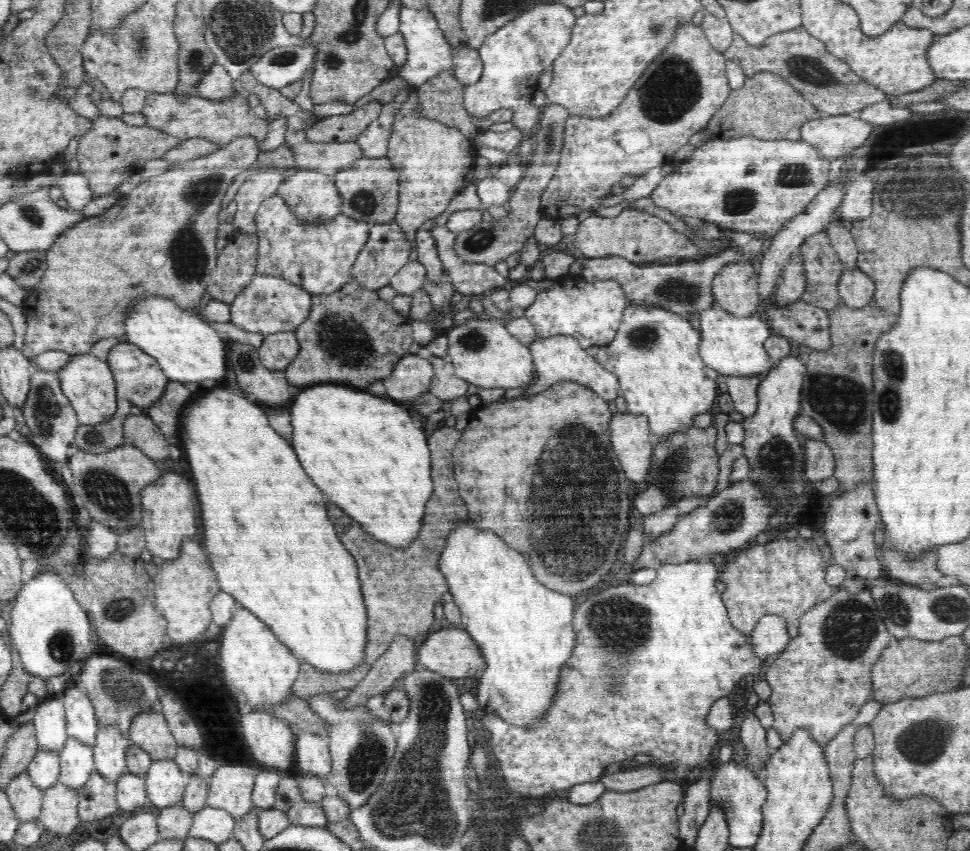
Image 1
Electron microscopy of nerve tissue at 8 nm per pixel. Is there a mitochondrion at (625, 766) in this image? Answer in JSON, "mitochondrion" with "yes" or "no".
{"mitochondrion":"no"}

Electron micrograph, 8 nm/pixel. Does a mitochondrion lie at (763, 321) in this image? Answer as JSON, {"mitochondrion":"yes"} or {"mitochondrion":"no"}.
{"mitochondrion":"no"}

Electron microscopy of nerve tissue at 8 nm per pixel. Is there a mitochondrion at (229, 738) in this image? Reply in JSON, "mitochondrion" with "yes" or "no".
{"mitochondrion":"no"}

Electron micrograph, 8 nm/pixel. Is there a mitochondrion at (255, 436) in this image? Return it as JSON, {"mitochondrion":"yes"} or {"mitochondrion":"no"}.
{"mitochondrion":"no"}

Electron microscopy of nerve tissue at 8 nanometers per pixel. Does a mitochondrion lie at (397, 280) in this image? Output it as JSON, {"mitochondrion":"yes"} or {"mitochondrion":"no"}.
{"mitochondrion":"no"}

